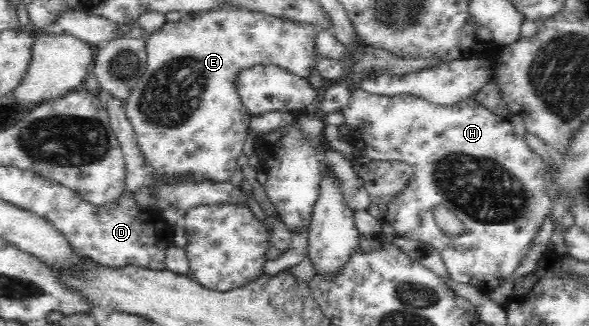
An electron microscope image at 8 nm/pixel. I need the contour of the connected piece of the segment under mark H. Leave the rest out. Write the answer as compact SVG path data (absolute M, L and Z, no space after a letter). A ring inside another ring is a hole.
M361 88L351 91L342 114L349 126L349 142L357 155L377 161L400 161L412 167L413 176L406 190L384 206L387 211L381 209L379 222L390 224L396 237L430 244L440 253L452 279L475 286L484 295L494 292L520 268L532 248L532 240L552 212L554 198L548 195L547 163L526 145L524 137L516 133L507 118L492 113L475 99L461 102L453 108L444 108L411 94L390 98L368 94ZM442 203L465 224L464 235L448 238L437 227L433 219L434 206Z

